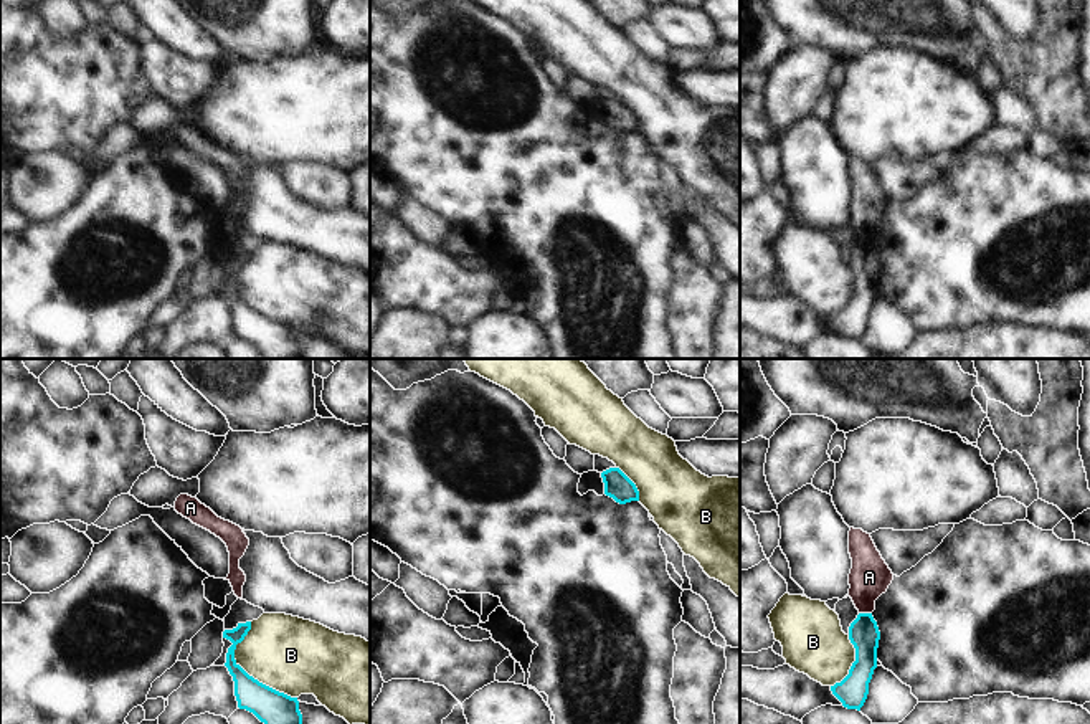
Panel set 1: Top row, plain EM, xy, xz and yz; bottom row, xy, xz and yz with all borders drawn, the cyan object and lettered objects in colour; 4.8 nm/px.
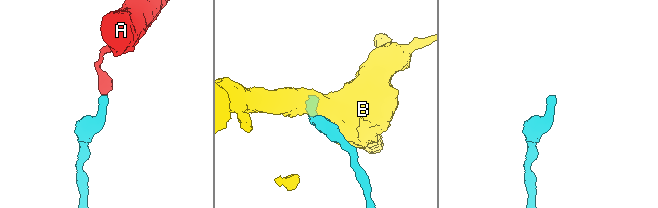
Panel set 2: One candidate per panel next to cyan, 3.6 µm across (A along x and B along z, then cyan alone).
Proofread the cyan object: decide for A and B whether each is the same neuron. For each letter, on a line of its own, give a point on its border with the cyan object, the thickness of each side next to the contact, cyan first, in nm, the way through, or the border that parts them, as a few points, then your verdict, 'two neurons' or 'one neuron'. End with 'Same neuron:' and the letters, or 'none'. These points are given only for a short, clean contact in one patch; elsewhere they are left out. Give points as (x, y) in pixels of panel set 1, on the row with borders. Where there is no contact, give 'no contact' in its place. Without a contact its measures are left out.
A: contact yz (866, 614); calibres 150 and 200 nm; two neurons
B: contact xy (245, 671); calibres 170 and 380 nm; two neurons
Same neuron: none

